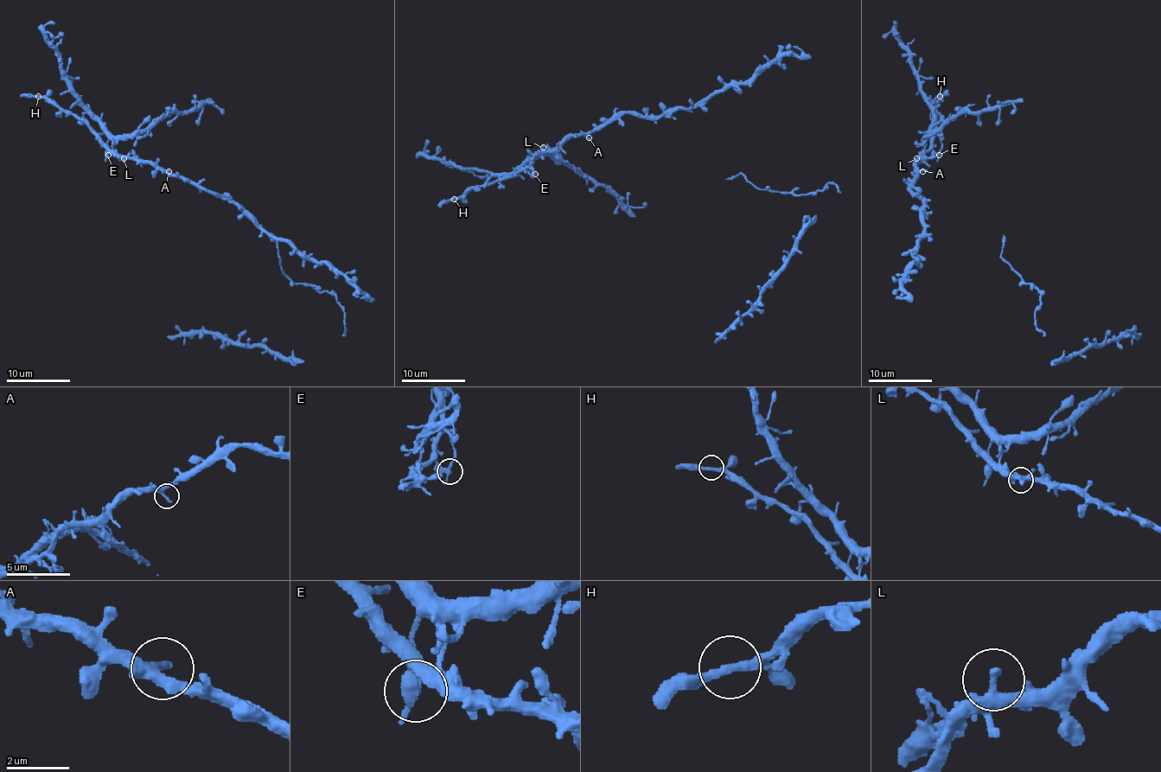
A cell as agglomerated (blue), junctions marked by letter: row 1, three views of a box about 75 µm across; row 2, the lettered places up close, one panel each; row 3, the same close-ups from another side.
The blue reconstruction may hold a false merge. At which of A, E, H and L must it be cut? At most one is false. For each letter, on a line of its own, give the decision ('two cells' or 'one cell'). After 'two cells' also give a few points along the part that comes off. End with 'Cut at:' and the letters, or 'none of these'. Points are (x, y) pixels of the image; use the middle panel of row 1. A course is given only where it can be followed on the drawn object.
A: one cell
E: two cells; course (535, 175), (531, 176), (525, 165), (554, 156), (598, 184), (610, 186), (625, 205), (641, 207), (646, 201)
H: one cell
L: one cell
Cut at: E

